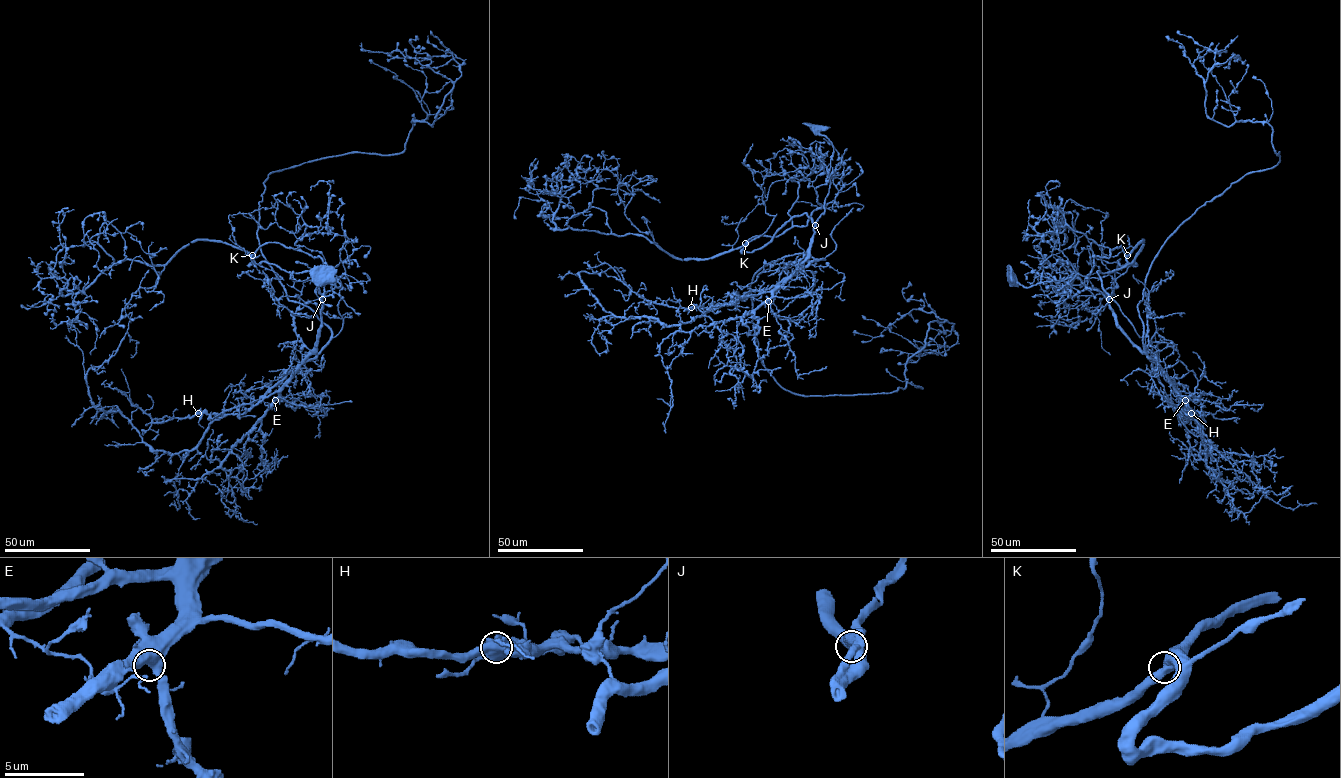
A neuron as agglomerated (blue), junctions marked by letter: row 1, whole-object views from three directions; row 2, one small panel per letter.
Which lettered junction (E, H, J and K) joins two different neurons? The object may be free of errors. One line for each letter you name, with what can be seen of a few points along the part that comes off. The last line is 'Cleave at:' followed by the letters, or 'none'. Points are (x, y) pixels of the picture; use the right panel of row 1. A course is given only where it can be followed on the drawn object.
H: (1191, 413), (1145, 351), (1146, 275), (1198, 209), (1279, 157), (1266, 122), (1206, 115), (1193, 62), (1219, 43)
Cleave at: H

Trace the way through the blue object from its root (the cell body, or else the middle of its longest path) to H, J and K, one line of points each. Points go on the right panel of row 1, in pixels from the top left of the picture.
H: (1014, 279), (1029, 287), (1044, 281), (1077, 278), (1100, 291), (1120, 330), (1161, 367), (1191, 413)
J: (1014, 279), (1029, 287), (1044, 281), (1077, 278), (1109, 299)
K: (1014, 279), (1029, 287), (1077, 278), (1107, 299), (1097, 272), (1112, 272), (1132, 262), (1135, 265), (1127, 255)

